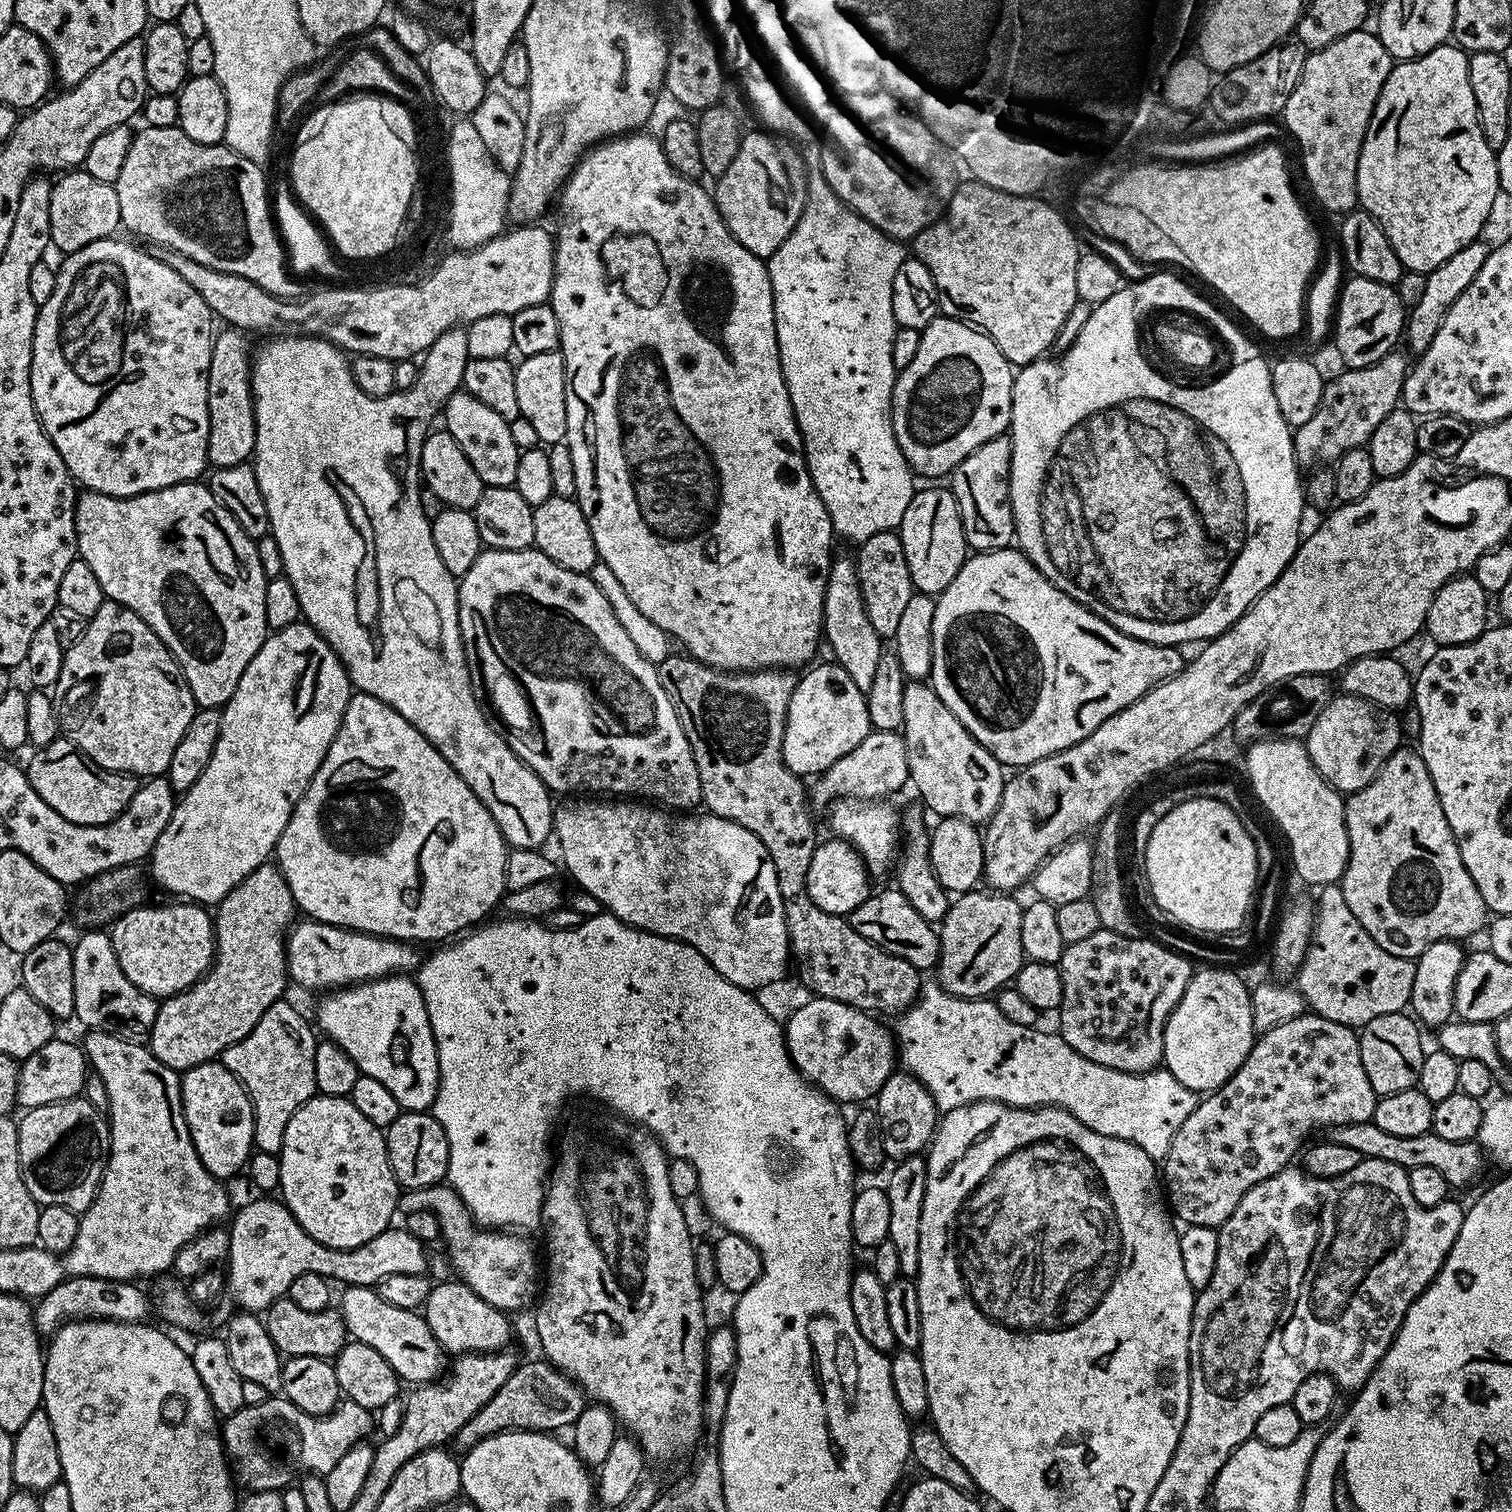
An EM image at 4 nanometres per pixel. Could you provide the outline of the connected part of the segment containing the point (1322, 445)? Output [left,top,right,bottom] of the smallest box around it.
[1292,350,1410,470]

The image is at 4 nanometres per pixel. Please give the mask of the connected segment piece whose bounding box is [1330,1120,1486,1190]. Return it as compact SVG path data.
M1367 1120L1366 1122L1350 1122L1346 1126L1331 1129L1330 1139L1338 1146L1358 1150L1360 1157L1366 1160L1394 1162L1407 1169L1414 1166L1430 1166L1433 1170L1441 1172L1442 1178L1446 1178L1449 1189L1452 1190L1474 1183L1483 1174L1484 1168L1486 1169L1485 1154L1475 1140L1450 1142L1446 1138L1438 1138L1433 1131L1418 1134L1414 1138L1398 1138L1398 1134L1389 1134L1371 1120Z

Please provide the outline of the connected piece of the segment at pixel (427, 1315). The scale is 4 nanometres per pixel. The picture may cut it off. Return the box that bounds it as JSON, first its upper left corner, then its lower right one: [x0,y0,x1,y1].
[422,1278,512,1353]

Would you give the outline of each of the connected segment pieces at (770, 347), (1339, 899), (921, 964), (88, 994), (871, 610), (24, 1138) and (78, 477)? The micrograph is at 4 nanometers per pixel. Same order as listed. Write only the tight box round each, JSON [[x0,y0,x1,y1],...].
[[550,134,834,674],[1296,883,1415,1030],[847,886,940,970],[72,930,157,1041],[854,531,914,638],[16,1098,112,1214],[30,238,214,496]]

